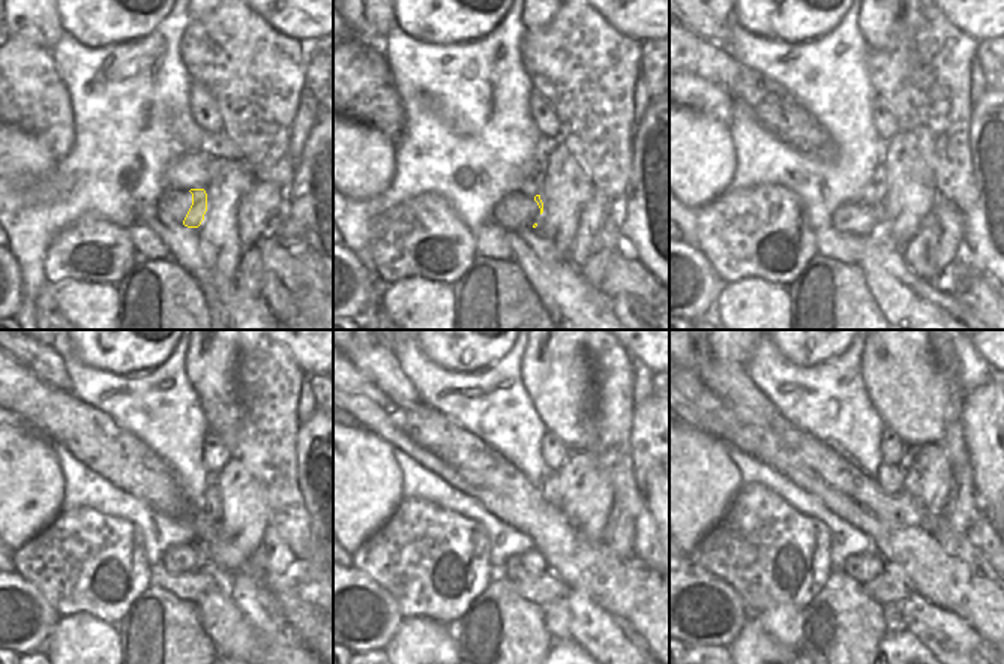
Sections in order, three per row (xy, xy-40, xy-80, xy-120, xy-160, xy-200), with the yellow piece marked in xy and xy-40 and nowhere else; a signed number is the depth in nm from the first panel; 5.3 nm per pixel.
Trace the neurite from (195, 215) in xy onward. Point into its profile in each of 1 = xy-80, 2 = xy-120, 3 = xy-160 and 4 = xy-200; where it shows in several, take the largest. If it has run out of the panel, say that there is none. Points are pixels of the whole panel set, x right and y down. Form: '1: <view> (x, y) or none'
1: xy-80 (875, 189)
2: xy-120 (212, 508)
3: xy-160 (550, 486)
4: xy-200 (889, 477)

